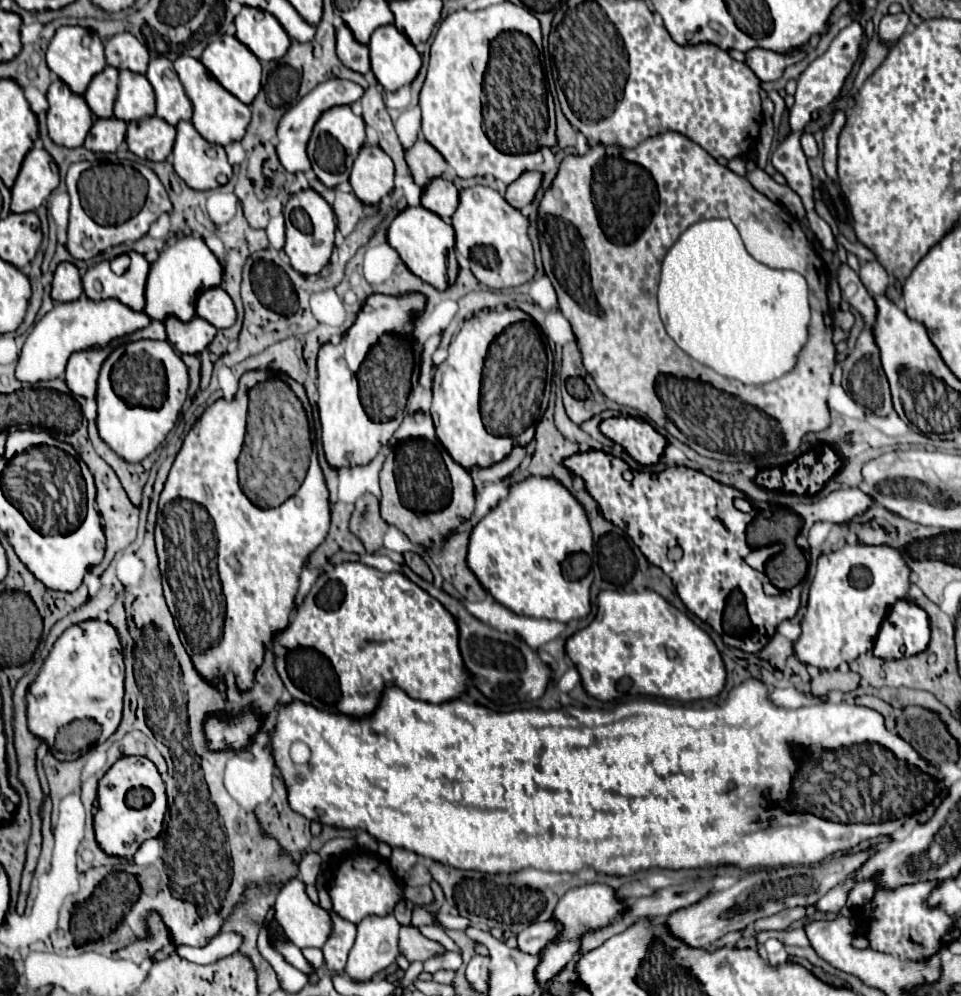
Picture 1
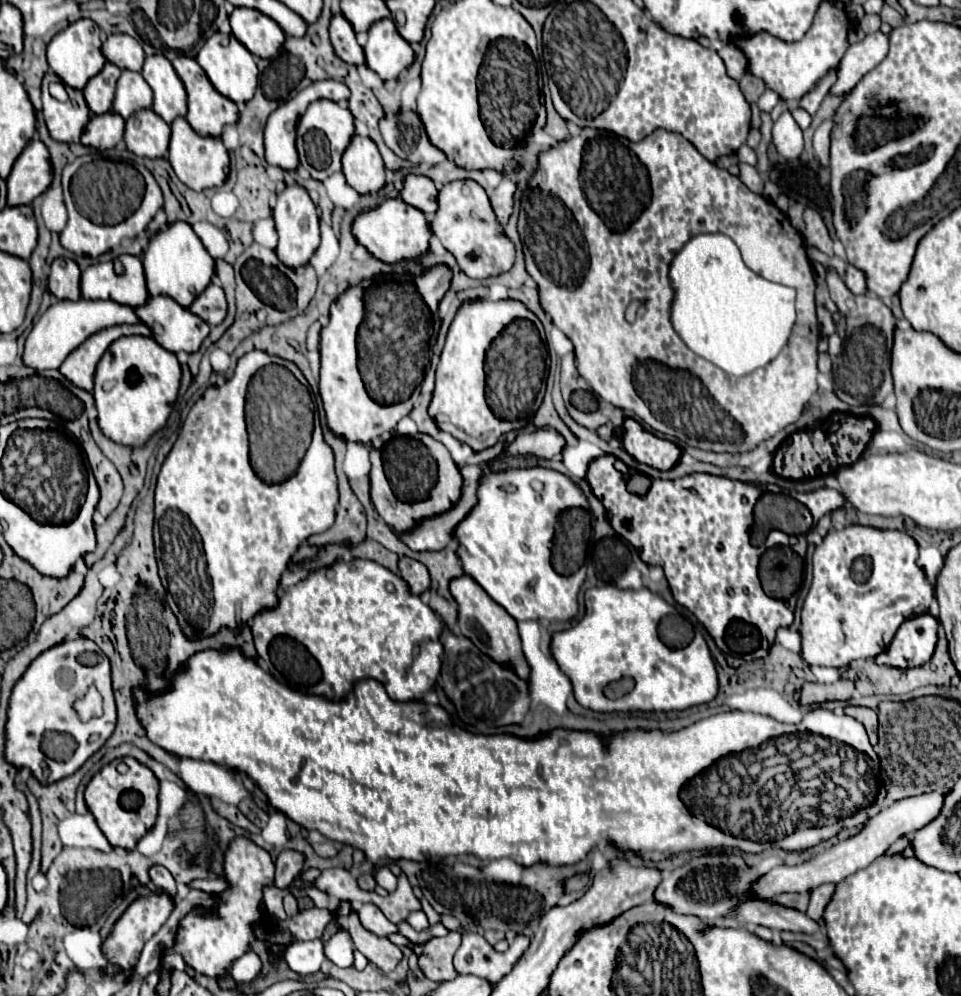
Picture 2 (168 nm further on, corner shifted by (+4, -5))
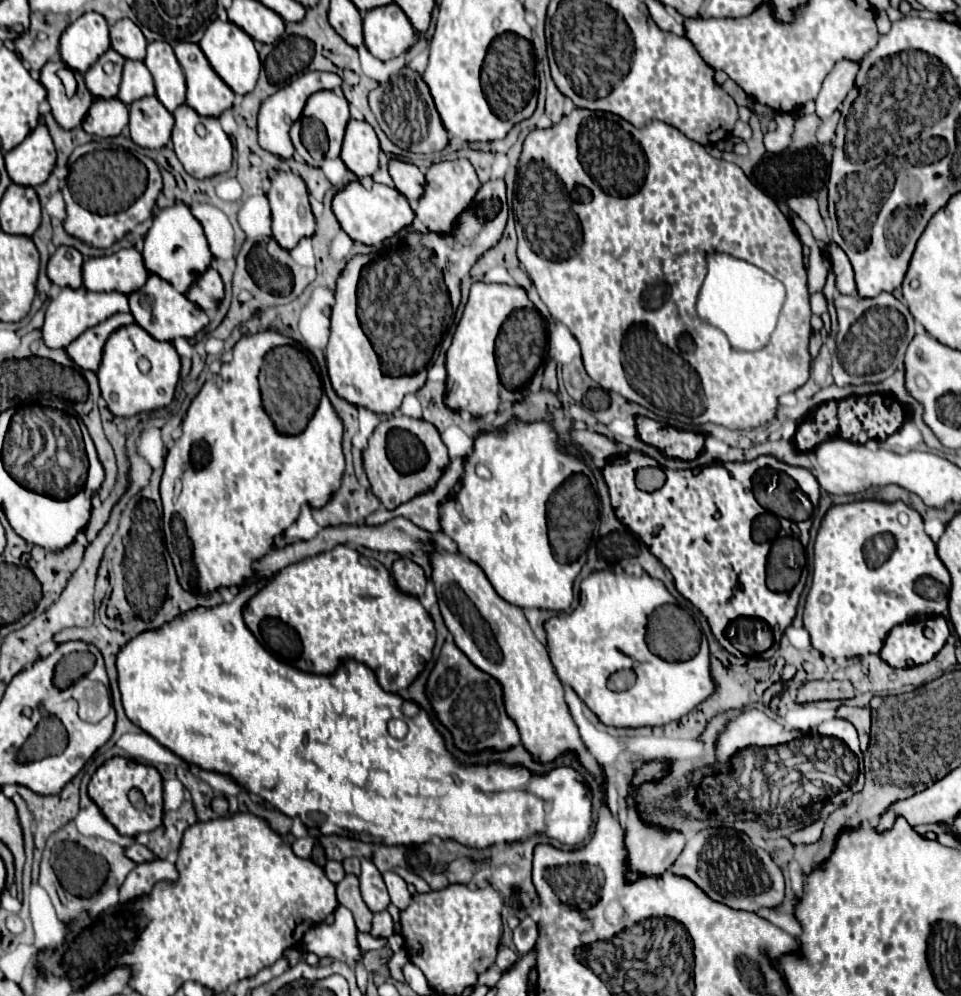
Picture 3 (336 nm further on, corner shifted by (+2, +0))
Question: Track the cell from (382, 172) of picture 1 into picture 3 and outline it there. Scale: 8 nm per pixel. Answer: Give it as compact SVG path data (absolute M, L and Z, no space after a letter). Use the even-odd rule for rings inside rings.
M349 120L341 150L345 166L357 174L357 178L371 176L379 168L379 140L375 130L367 122Z

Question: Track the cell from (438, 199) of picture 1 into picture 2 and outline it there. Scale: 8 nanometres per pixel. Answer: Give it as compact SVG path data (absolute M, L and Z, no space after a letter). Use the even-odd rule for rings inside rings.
M407 175L403 181L403 201L419 211L423 211L425 215L433 215L439 209L437 203L437 187L429 177L423 175Z

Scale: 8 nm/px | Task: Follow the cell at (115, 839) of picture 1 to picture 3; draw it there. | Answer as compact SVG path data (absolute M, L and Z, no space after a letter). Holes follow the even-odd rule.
M115 756L115 758L107 760L101 768L97 768L97 772L93 774L93 778L89 782L89 796L101 808L105 818L117 828L119 834L137 836L141 832L151 832L161 824L161 818L163 818L163 790L161 790L161 784L163 784L163 778L157 772L157 768L147 766L147 764L139 764L139 762L129 760L129 758ZM133 786L141 788L143 794L145 794L147 806L143 810L133 808L133 804L127 798L127 792Z

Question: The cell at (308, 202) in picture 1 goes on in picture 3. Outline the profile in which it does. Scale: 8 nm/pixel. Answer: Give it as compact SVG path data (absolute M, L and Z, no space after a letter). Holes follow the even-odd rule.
M279 170L275 178L271 178L271 188L267 192L269 204L271 204L271 218L273 218L273 238L285 246L285 250L291 250L301 238L313 236L315 232L315 218L309 206L309 192L301 176L293 172Z

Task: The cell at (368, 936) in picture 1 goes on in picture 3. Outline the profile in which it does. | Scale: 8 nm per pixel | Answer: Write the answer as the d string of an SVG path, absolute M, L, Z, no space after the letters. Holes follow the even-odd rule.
M367 858L361 860L361 896L365 900L365 904L369 906L371 912L381 912L389 906L389 894L387 894L387 886L383 882L381 872L377 870L377 866L373 866L373 862L369 862Z

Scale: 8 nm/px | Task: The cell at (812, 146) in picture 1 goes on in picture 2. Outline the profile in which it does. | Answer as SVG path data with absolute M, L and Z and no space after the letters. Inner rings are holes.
M783 111L781 117L775 121L773 143L779 155L785 159L797 159L803 153L803 131L789 111Z

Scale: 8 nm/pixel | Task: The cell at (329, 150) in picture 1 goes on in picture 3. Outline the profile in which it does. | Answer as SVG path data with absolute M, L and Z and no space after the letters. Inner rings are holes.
M321 90L307 98L307 104L301 114L301 140L303 146L315 160L323 160L325 156L335 158L341 152L341 142L345 134L345 126L349 122L349 104L343 96L337 96L333 90Z

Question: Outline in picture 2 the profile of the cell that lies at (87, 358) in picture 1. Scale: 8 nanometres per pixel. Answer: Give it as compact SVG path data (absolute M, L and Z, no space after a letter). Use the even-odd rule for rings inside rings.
M137 323L137 325L123 325L123 327L109 327L107 331L99 331L99 335L91 335L91 339L87 339L87 343L81 343L59 367L61 375L71 381L75 387L85 389L85 391L93 391L93 377L95 377L95 367L99 363L99 359L103 357L103 353L107 351L107 347L123 337L123 335L145 335L151 337L151 329L145 323Z

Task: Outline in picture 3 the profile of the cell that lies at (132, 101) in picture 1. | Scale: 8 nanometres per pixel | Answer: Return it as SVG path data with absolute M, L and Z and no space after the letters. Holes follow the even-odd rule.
M127 60L123 66L123 80L117 98L129 106L131 102L153 94L155 94L155 86L147 66L141 60Z

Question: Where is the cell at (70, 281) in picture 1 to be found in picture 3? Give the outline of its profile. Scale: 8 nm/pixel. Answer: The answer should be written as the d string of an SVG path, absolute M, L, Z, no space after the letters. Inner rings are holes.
M59 246L55 254L49 258L47 274L49 280L57 286L69 286L69 288L79 288L81 282L81 264L83 256L79 250L71 246Z

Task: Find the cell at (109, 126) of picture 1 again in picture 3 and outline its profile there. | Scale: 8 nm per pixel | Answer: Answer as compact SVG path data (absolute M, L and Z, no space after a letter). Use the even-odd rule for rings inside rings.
M95 98L85 120L83 130L103 138L119 136L129 122L129 108L119 98Z

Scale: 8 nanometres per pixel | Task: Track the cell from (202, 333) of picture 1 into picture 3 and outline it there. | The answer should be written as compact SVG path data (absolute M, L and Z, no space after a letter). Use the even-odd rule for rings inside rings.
M149 274L145 286L129 294L129 308L135 322L157 340L171 342L177 336L193 338L199 330L203 330L209 324L207 314L197 304L189 302L185 294L179 294L177 290L173 290L173 286L169 286L169 282L165 282L157 274Z

